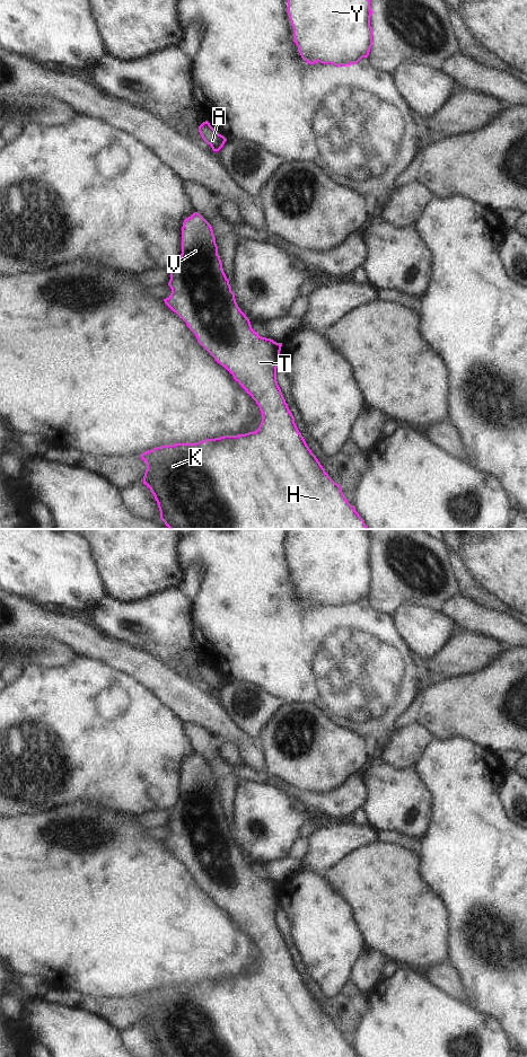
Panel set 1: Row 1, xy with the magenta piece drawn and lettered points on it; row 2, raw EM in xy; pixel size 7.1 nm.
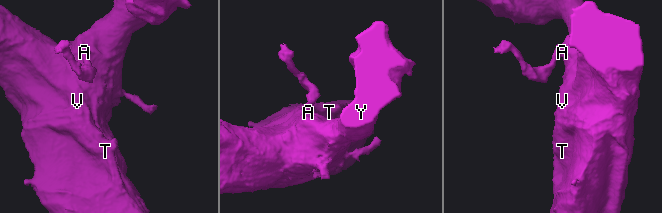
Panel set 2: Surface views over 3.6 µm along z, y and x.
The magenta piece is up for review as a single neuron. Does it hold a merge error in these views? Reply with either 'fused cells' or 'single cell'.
fused cells

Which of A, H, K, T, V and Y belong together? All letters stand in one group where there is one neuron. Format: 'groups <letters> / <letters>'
groups A / H K T V Y

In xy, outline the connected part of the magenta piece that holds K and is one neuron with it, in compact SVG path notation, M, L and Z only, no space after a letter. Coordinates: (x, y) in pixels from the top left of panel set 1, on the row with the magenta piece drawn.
M194 212L191 217L184 220L182 227L182 254L178 263L169 270L170 280L168 285L172 289L172 293L168 298L164 299L165 303L186 323L187 327L195 334L197 342L216 359L218 363L225 367L232 375L234 379L246 390L246 393L252 396L262 413L262 422L258 429L254 432L205 439L195 443L164 444L142 452L140 457L147 464L143 484L150 488L158 503L160 519L169 529L368 529L364 520L355 511L355 507L348 502L342 492L341 485L335 483L328 476L299 432L295 423L295 417L290 412L276 381L276 368L280 364L282 343L276 343L271 338L262 337L252 328L249 319L238 307L229 280L223 272L212 227L200 213Z

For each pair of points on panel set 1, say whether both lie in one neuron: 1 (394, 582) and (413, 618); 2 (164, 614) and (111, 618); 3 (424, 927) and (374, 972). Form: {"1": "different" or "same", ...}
{"1": "different", "2": "same", "3": "different"}

